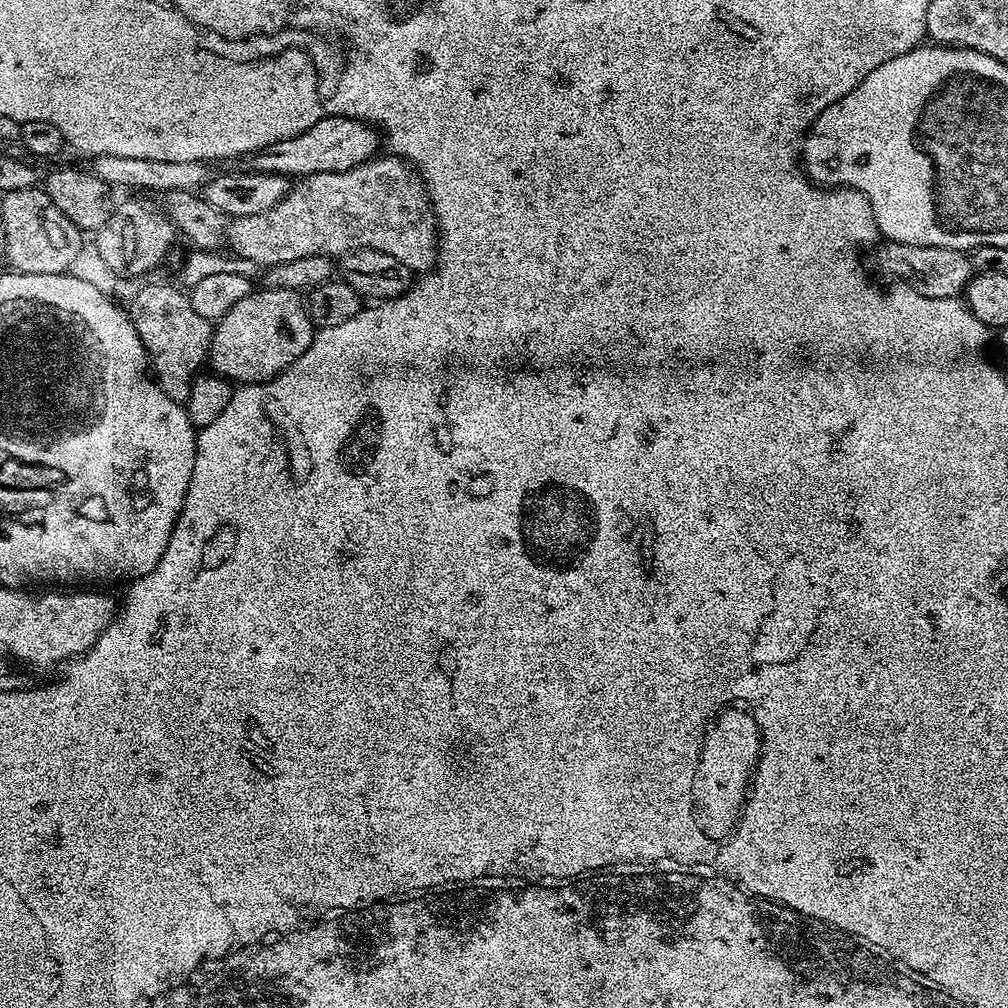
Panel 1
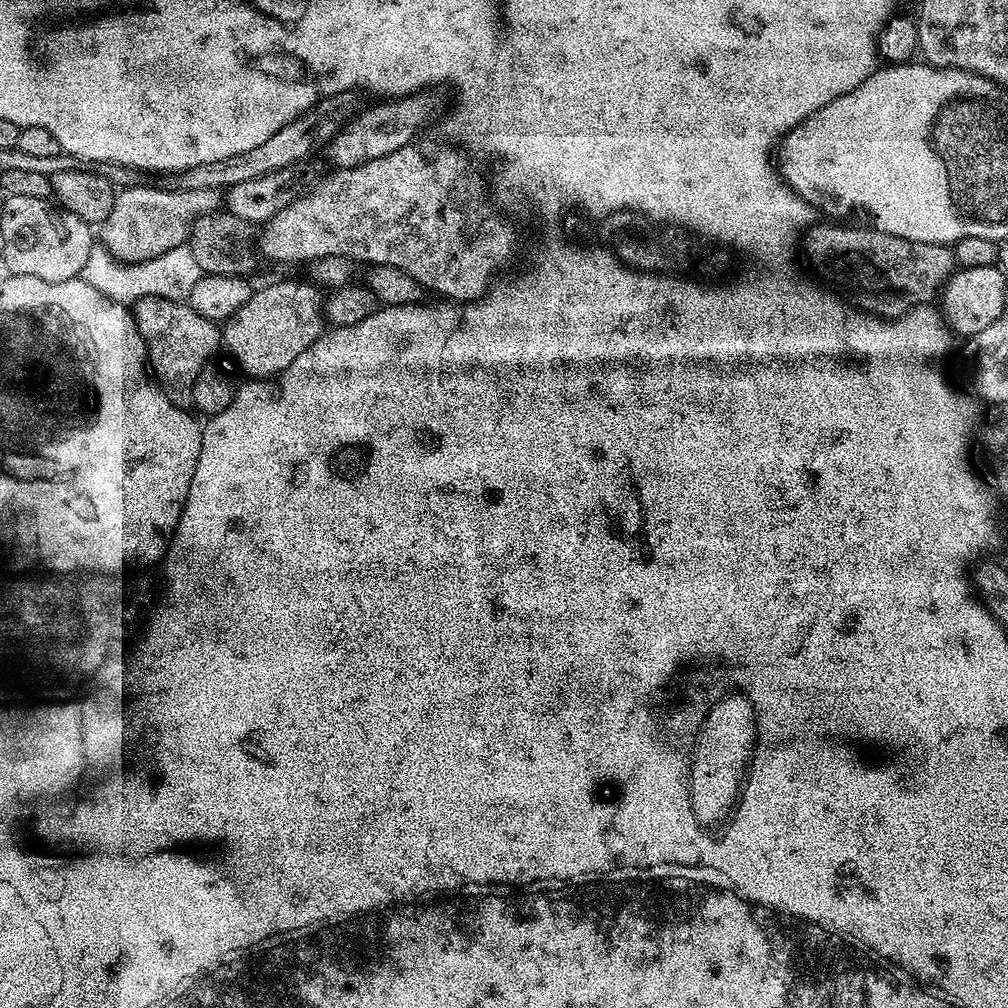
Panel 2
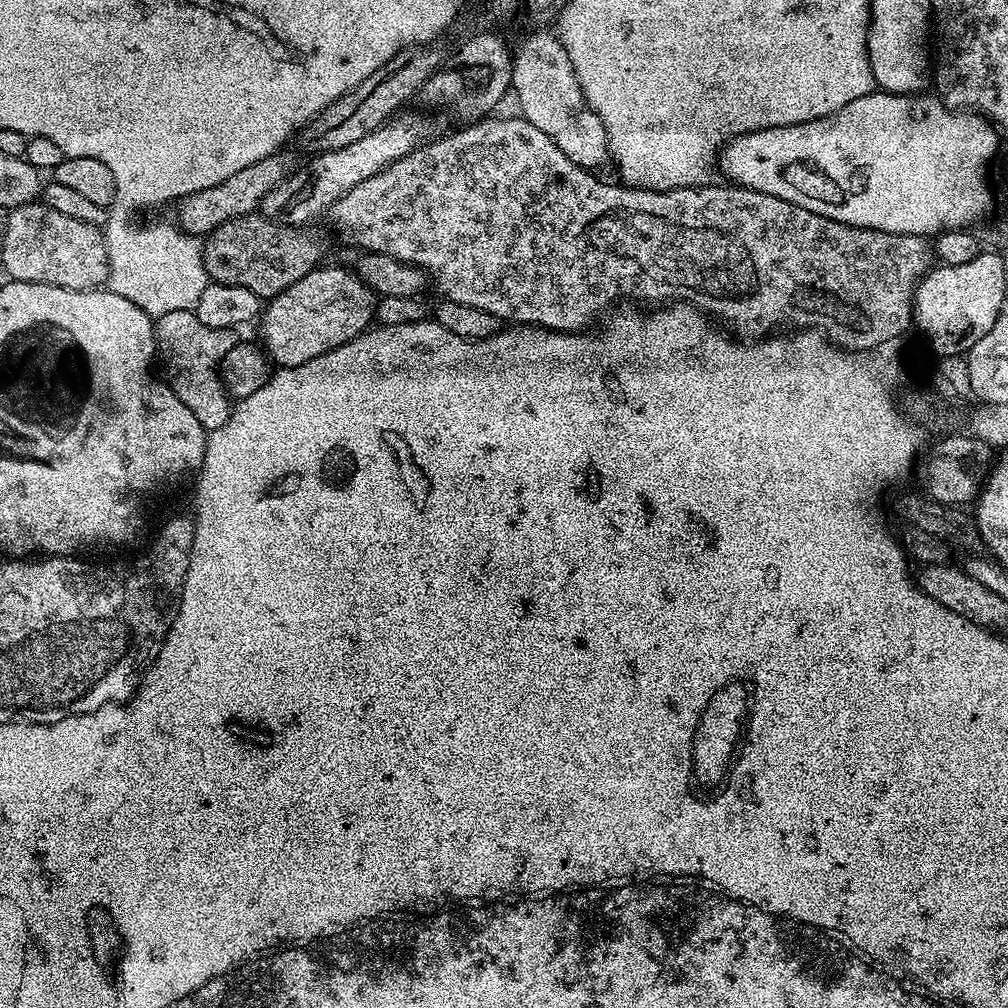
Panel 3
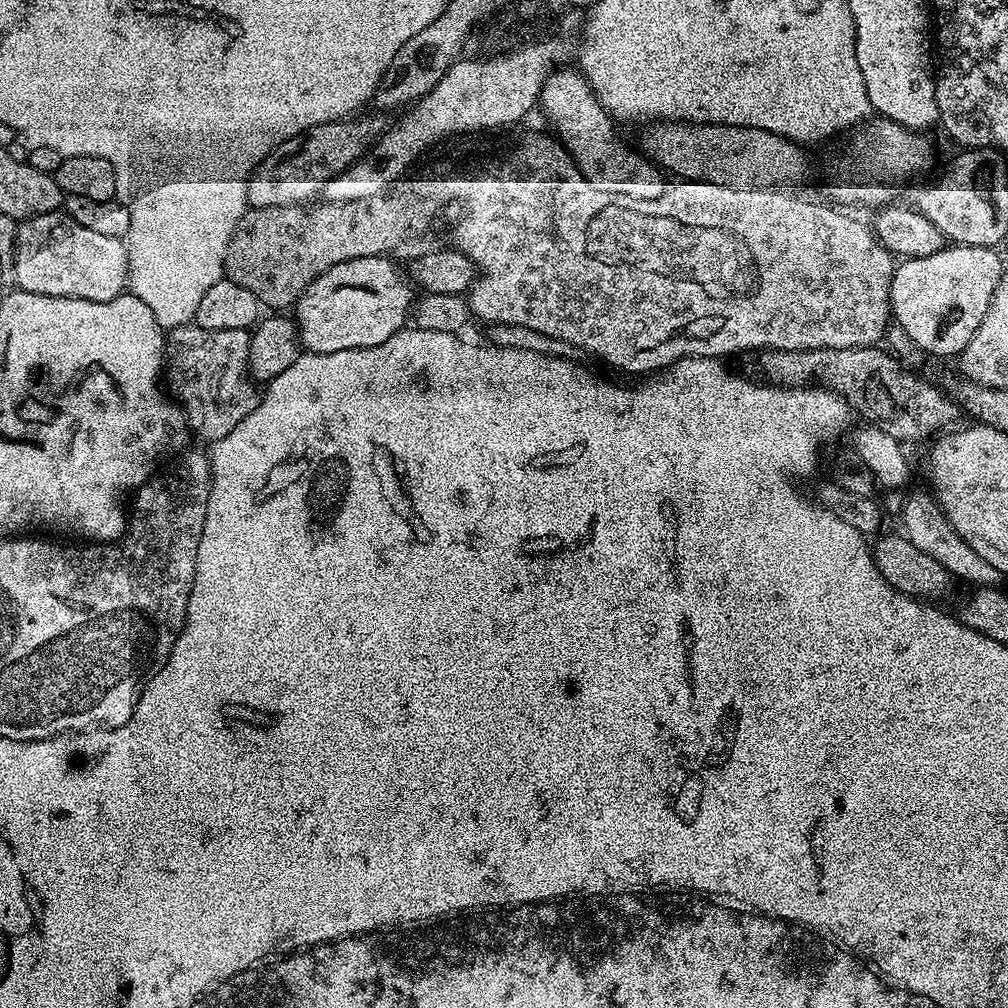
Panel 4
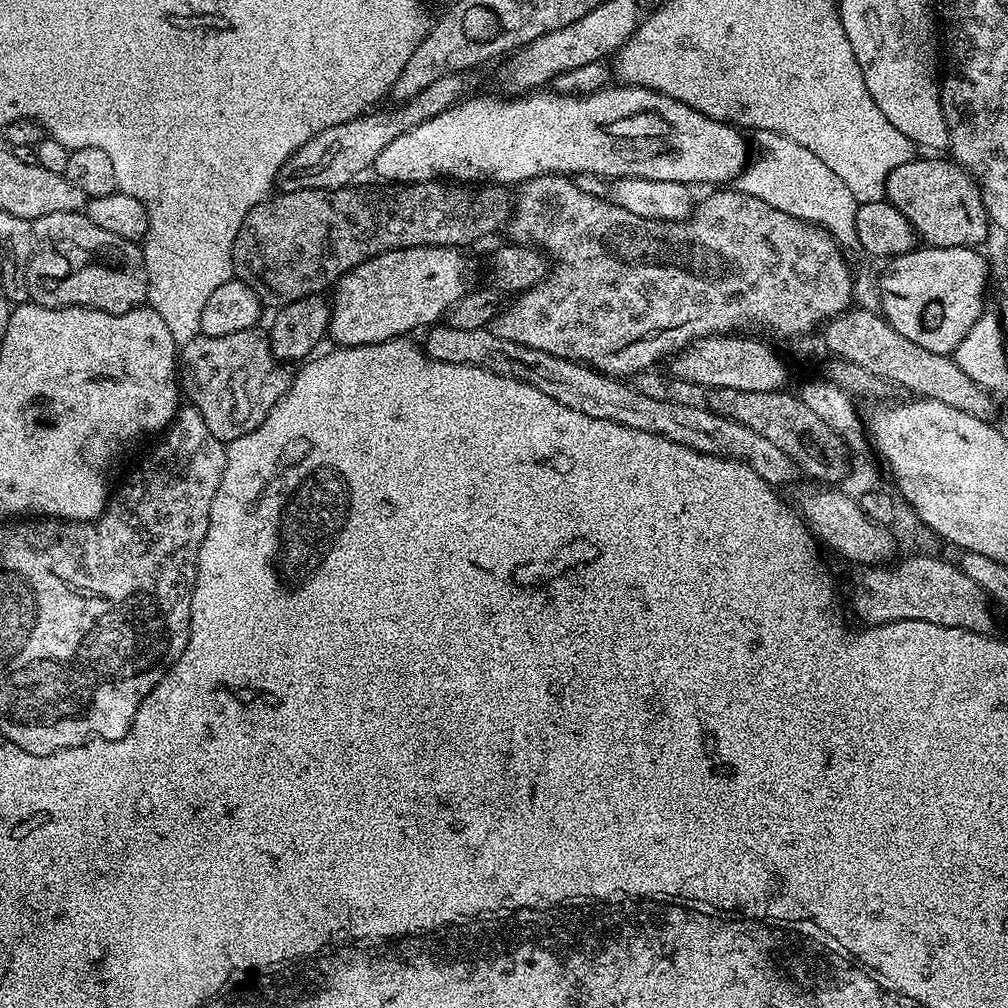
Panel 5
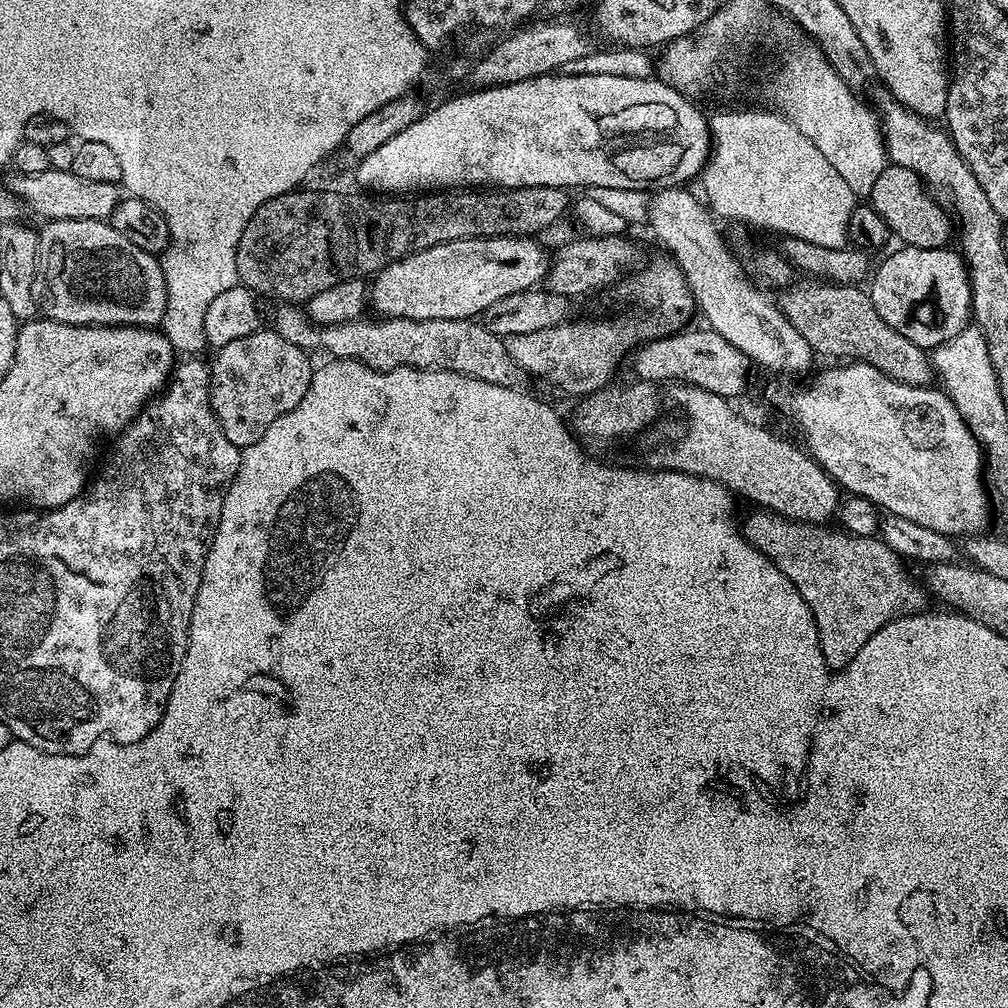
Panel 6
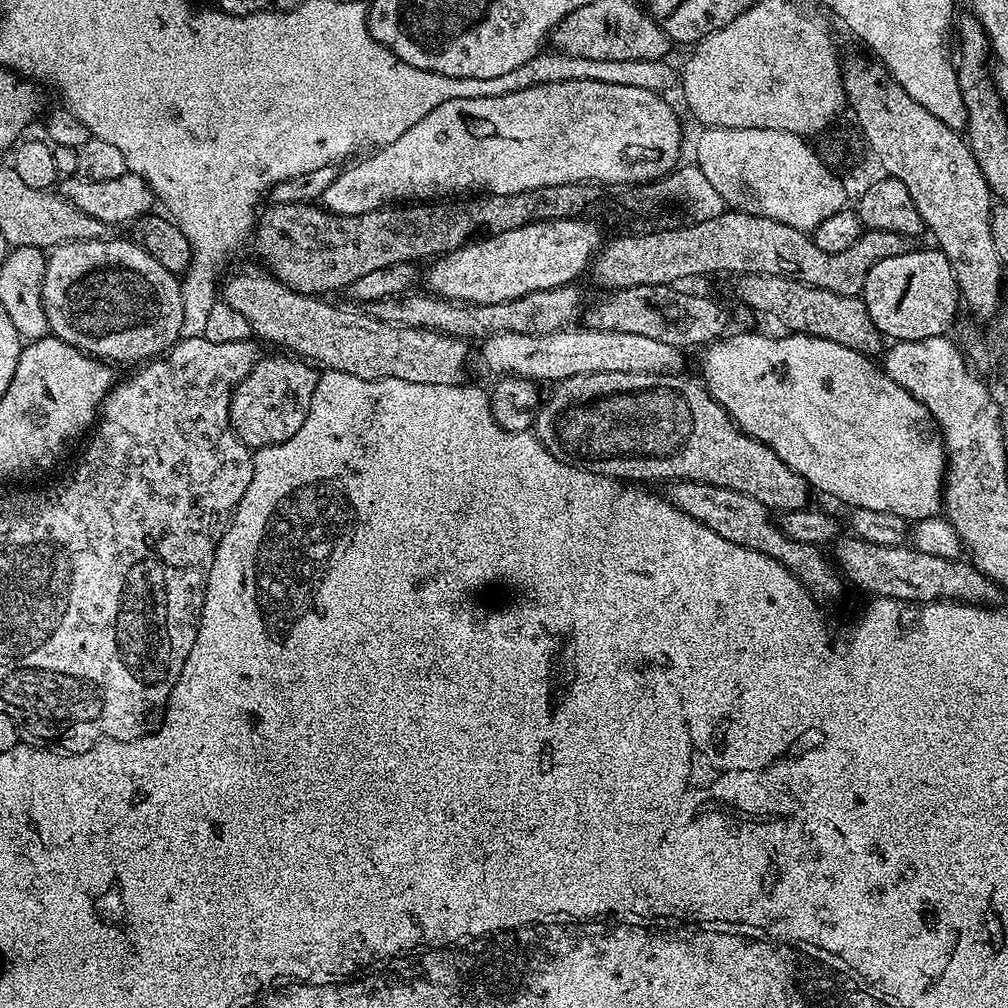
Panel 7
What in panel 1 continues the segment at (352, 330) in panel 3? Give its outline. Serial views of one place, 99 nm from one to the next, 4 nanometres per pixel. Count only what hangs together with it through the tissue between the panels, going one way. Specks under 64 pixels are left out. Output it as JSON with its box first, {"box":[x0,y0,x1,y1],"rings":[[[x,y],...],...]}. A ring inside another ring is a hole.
{"box":[207,287,314,385],"rings":[[[261,287],[215,321],[207,363],[215,375],[237,385],[264,384],[285,372],[308,349],[313,335],[314,325],[301,293]]]}

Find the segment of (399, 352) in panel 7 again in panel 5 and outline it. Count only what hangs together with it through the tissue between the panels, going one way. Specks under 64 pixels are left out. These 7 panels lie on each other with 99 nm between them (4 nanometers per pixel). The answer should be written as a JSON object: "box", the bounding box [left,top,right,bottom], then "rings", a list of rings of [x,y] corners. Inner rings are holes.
{"box":[422,322,548,392],"rings":[[[446,322],[437,323],[427,329],[428,337],[422,340],[424,353],[430,358],[451,364],[473,364],[475,368],[485,368],[499,376],[509,376],[515,380],[526,382],[540,392],[540,384],[548,380],[544,376],[544,364],[536,364],[536,360],[544,360],[544,352],[537,348],[527,348],[518,342],[510,342],[506,338],[498,338],[491,327],[478,330],[458,330]]]}

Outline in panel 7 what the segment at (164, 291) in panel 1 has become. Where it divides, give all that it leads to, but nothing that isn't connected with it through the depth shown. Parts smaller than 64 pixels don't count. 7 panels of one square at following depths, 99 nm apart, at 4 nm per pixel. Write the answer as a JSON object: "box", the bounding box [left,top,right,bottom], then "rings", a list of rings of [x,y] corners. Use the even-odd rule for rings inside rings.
{"box":[230,355,317,450],"rings":[[[261,355],[256,365],[232,390],[230,418],[236,436],[250,450],[286,442],[302,430],[306,414],[310,414],[310,398],[314,398],[317,369],[311,363],[291,355]]]}

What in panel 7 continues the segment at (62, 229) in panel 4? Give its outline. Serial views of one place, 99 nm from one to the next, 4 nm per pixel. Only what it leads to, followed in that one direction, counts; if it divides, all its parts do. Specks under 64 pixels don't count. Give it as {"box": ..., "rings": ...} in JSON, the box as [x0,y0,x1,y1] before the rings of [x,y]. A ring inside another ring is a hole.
{"box":[42,239,181,365],"rings":[[[112,239],[71,240],[51,249],[46,256],[46,274],[42,278],[42,306],[46,310],[49,333],[62,342],[87,352],[97,360],[115,362],[117,365],[139,365],[163,356],[181,339],[180,280],[177,273],[166,270],[161,262],[131,239]]]}

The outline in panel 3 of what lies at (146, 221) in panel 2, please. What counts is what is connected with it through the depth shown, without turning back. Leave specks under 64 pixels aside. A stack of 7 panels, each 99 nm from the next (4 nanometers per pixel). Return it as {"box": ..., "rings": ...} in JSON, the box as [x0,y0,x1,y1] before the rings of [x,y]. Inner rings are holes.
{"box":[174,154,290,238],"rings":[[[277,154],[262,158],[258,163],[246,166],[246,170],[230,174],[230,178],[226,178],[226,182],[218,186],[181,198],[175,205],[176,217],[174,217],[180,231],[187,232],[190,236],[204,238],[230,218],[253,215],[266,198],[266,194],[270,194],[270,190],[277,188],[284,181],[284,177],[289,175],[290,167],[288,168],[287,162],[282,157],[283,155]]]}

